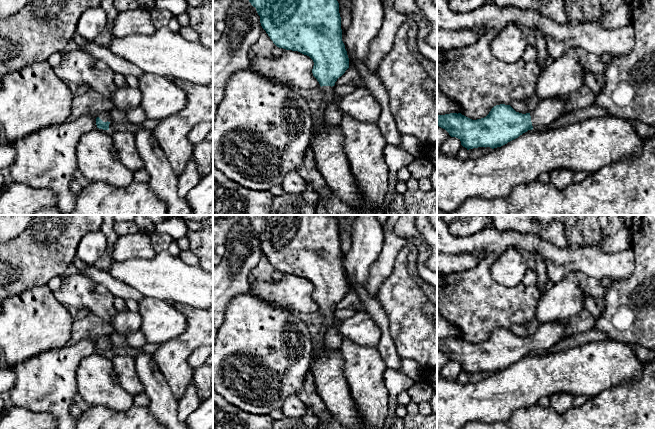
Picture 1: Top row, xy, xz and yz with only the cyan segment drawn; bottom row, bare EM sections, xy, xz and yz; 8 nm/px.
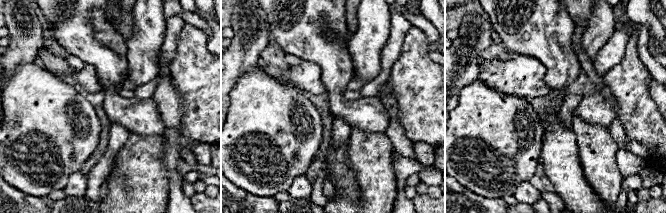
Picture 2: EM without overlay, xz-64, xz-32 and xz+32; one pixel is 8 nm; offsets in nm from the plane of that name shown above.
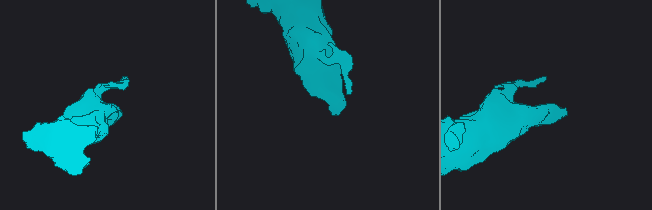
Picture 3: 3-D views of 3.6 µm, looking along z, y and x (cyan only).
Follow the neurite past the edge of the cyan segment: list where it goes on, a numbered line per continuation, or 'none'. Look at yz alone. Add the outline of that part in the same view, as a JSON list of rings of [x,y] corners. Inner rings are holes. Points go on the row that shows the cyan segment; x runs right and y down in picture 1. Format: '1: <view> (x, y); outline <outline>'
1: yz (549, 110); outline [[[557,97],[543,99],[534,111],[530,112],[533,129],[544,128],[560,118],[565,110],[565,103]]]

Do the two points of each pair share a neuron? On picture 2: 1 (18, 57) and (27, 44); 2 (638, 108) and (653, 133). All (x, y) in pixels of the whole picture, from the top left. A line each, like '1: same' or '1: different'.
1: same
2: same

